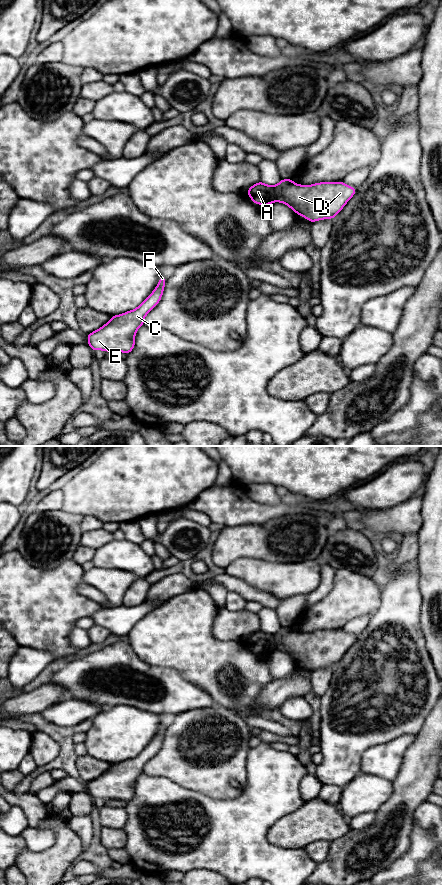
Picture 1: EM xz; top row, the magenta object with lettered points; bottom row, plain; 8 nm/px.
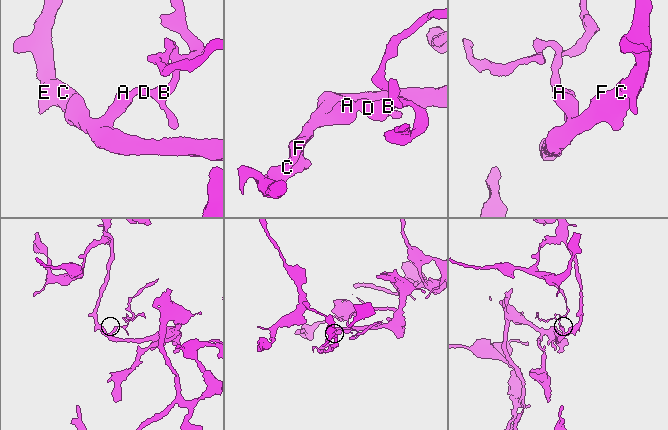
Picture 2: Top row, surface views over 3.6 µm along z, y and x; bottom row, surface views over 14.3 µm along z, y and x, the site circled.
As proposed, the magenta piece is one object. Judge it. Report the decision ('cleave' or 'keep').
cleave

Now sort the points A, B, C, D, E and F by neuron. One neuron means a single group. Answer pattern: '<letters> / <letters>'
A C E F / B D

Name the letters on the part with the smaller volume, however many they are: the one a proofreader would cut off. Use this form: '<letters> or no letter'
B, D

